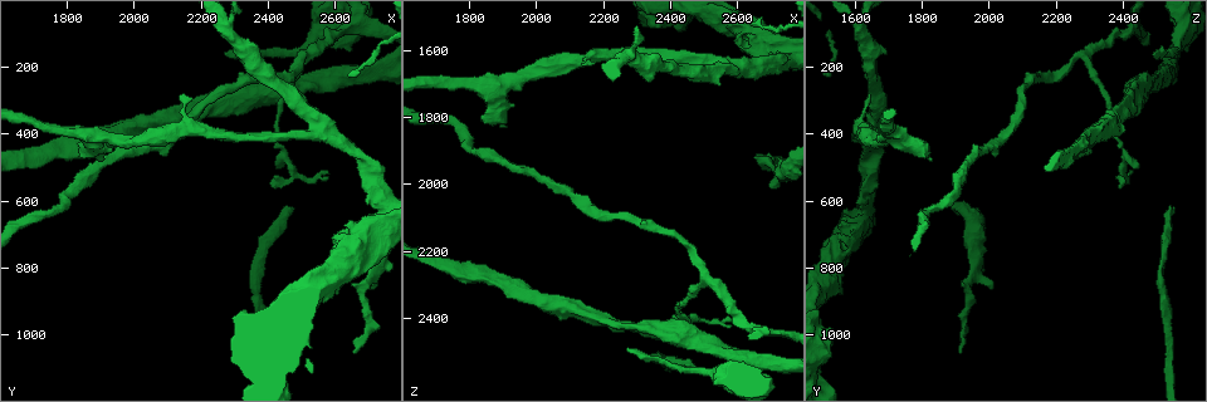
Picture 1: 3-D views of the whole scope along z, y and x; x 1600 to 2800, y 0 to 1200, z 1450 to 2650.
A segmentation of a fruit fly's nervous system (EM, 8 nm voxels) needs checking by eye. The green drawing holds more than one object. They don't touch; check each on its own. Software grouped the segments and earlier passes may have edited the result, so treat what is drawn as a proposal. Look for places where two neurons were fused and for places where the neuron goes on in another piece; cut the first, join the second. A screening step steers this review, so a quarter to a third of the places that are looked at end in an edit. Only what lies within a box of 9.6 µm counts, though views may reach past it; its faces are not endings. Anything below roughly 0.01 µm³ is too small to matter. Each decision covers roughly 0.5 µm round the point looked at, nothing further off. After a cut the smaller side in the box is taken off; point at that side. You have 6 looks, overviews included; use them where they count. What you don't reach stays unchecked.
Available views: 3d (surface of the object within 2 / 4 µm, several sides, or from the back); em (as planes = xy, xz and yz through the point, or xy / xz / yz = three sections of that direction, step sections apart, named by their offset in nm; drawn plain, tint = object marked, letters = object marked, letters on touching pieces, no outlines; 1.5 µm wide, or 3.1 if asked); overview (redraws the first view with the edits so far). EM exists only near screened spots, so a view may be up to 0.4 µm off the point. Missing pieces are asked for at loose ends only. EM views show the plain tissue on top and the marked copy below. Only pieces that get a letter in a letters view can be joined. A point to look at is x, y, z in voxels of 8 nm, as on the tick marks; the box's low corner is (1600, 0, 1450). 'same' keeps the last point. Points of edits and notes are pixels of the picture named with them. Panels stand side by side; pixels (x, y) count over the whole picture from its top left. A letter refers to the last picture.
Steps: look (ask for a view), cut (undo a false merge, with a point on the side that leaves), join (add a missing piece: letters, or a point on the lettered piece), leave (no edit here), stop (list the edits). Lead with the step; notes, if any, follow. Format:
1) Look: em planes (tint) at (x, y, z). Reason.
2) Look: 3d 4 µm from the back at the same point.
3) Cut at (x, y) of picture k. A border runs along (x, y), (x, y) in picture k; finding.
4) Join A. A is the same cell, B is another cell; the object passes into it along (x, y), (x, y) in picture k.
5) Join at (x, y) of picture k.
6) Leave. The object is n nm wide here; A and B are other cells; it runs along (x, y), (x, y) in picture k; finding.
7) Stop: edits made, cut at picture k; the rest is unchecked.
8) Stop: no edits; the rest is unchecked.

Look: 3d 4 µm at (2320, 300, 2430). Calibre changes.

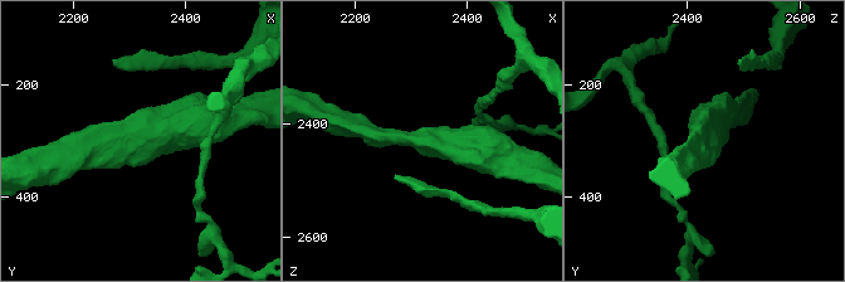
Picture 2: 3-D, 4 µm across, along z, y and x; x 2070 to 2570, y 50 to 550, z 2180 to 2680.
Look: em planes (letters) at (2330, 295, 2435).

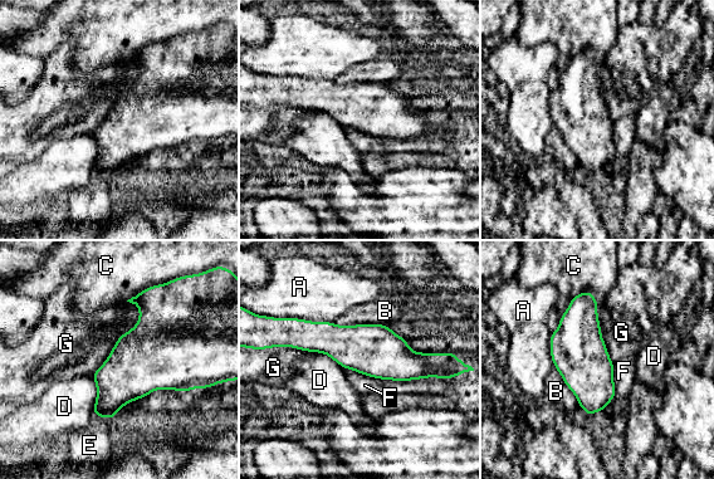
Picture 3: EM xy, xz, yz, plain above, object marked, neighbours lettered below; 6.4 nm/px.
Leave. A, B, C, D, E, F and G are other cells; it runs along (288, 337), (430, 361) in picture 3; one neuron here.

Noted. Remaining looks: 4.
Look: 3d 2 µm at (2270, 80, 1610). A fork.

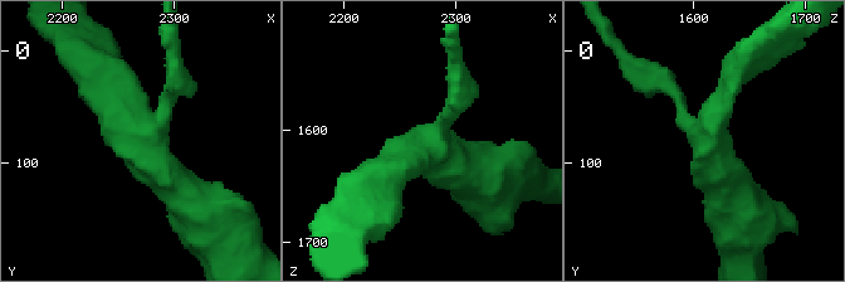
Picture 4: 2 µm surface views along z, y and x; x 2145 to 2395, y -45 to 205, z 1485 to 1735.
Look: em planes (tint) at (2276, 82, 1616). 3 arms meet here; the arms are 180, 220, 400 nm wide; need the tissue.

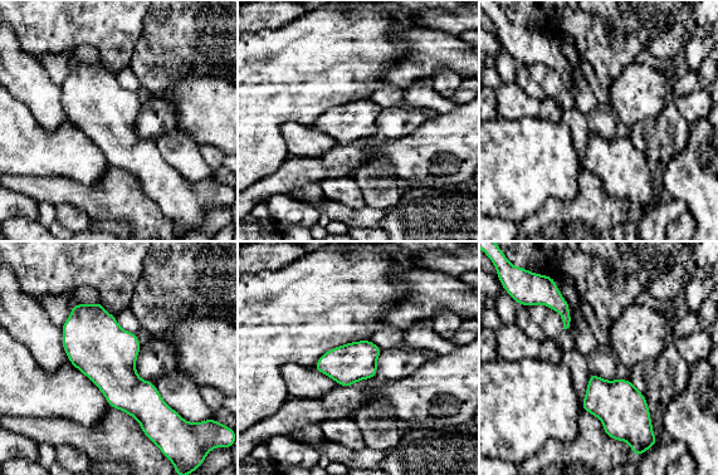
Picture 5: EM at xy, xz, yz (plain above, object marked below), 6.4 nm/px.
Look: em planes (letters) at the same point.

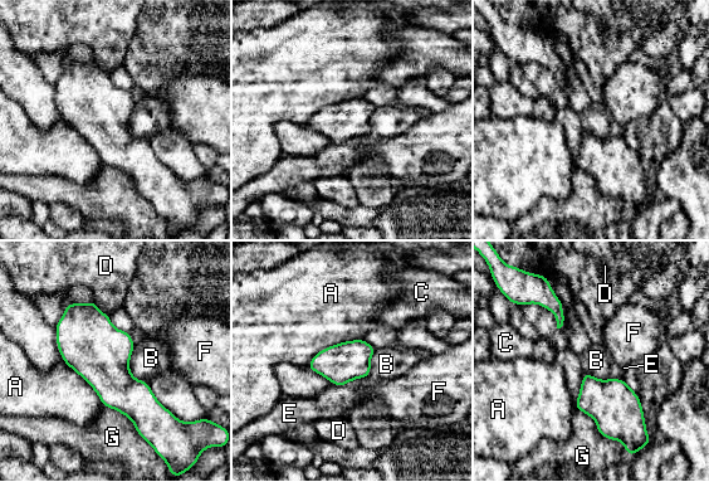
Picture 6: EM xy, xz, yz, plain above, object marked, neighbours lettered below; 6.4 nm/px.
Leave. A, B, C, D, E, F and G are other cells; all the same neuron.

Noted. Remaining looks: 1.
Look: em planes (letters) at (2650, 1040, 1910). Tapers out.

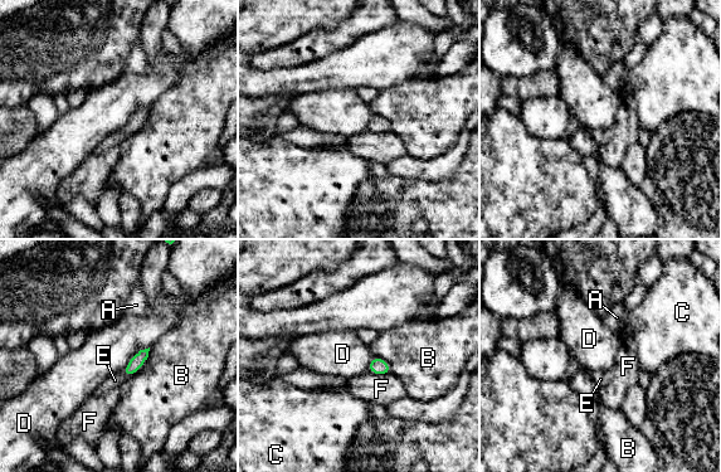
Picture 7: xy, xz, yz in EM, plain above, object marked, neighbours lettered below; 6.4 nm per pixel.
Join E. E is the same cell, A, B, C, D and F are other cells; the object passes into it along (139, 359), (123, 373), (115, 380) in picture 7; the neuron continues.

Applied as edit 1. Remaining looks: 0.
Stop: edits made, join at picture 7; the rest is unchecked.

